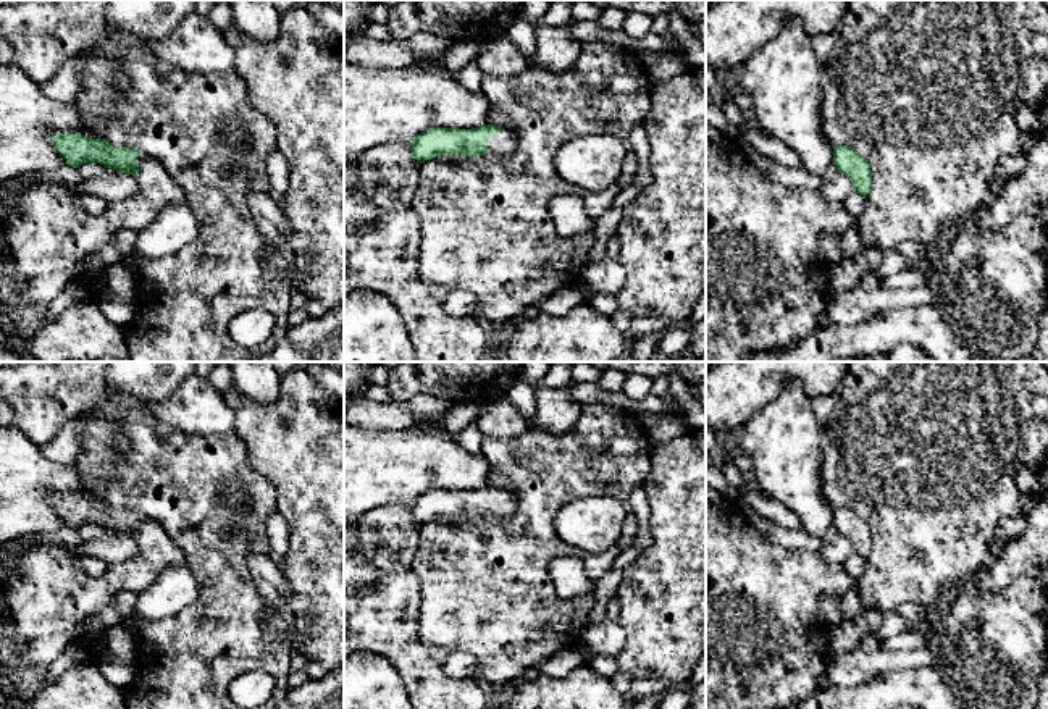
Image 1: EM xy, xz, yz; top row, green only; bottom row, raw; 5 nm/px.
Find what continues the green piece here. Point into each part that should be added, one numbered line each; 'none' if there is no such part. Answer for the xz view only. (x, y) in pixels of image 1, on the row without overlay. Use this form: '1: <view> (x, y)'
1: xz (503, 506)

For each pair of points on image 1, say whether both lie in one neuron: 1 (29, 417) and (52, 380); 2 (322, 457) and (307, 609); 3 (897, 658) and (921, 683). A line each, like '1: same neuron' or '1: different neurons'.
1: same neuron
2: same neuron
3: different neurons

